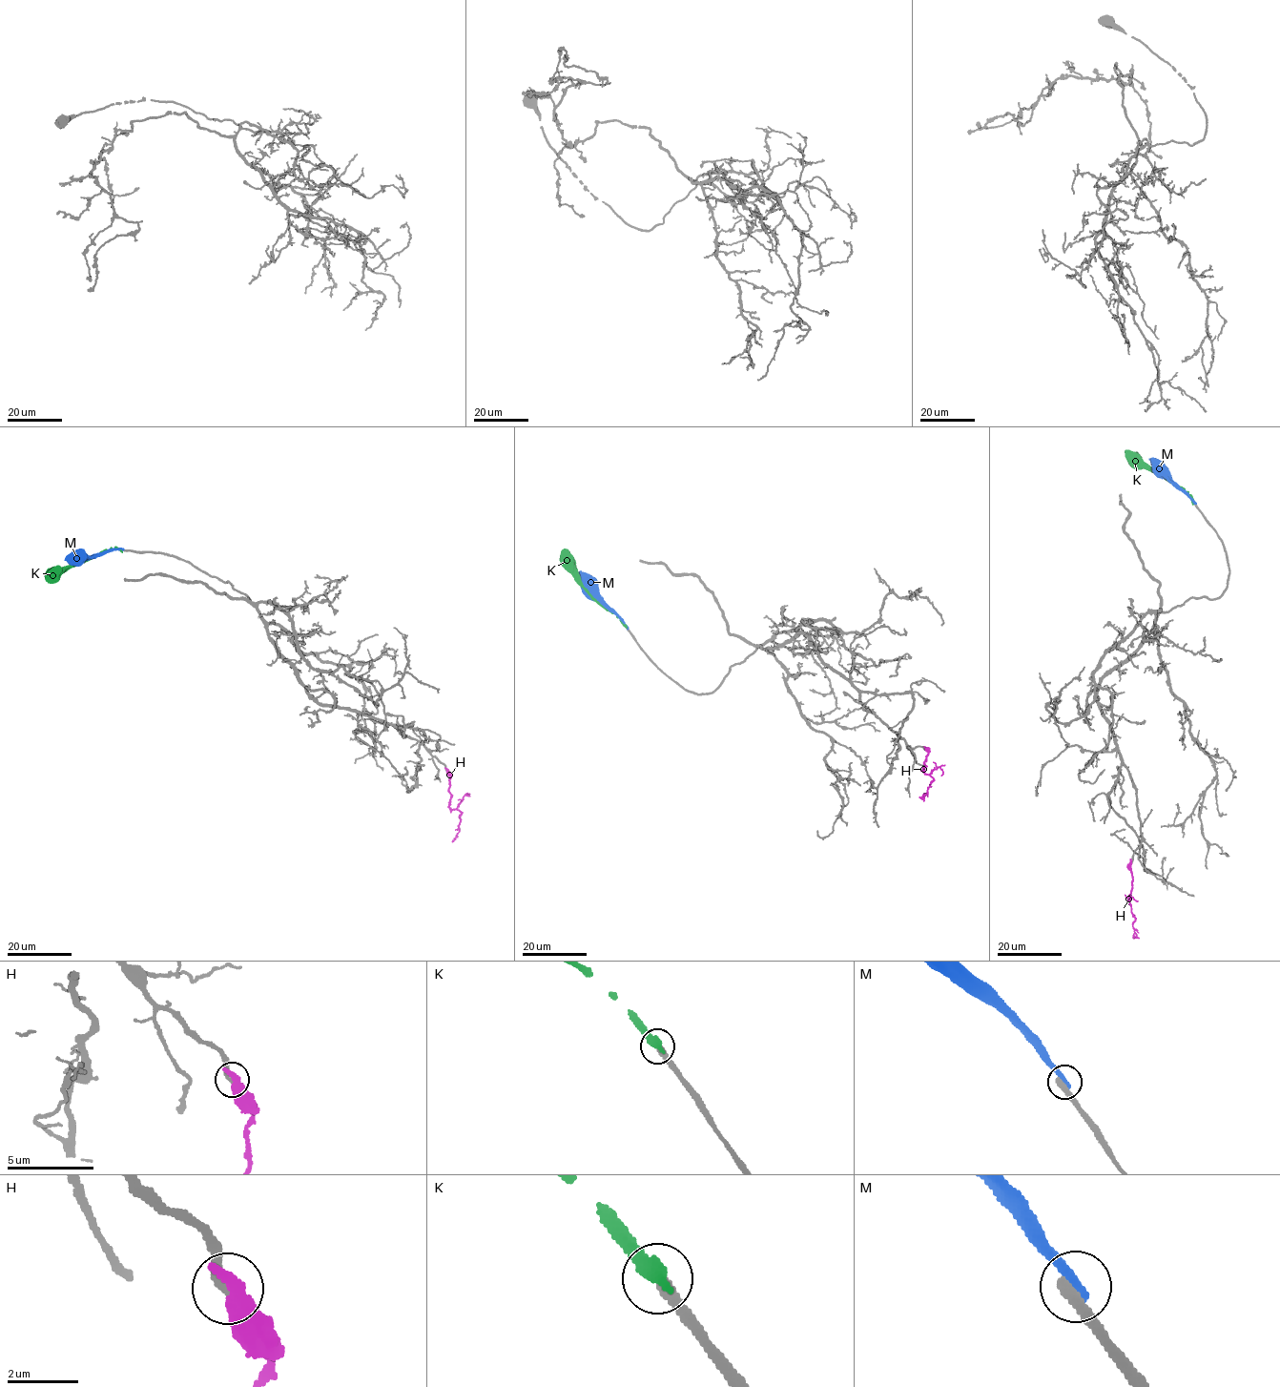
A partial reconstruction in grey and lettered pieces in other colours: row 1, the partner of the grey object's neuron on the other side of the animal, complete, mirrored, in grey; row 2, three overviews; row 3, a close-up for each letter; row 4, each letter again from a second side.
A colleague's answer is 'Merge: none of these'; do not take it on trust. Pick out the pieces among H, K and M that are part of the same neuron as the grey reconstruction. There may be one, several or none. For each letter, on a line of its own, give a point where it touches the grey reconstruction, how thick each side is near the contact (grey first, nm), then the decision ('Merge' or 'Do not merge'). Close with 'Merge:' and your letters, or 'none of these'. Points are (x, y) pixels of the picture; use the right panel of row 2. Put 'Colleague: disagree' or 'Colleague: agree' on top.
Colleague: disagree
H: Touches grey at (1131, 862). Thickness 240 nm (grey) against 650 nm. Do not merge
K: Touches grey at (1193, 502). Thickness 320 nm (grey) against 500 nm. Merge
M: Touches grey at (1194, 503). Thickness 360 nm (grey) against 440 nm. Do not merge
Merge: K

